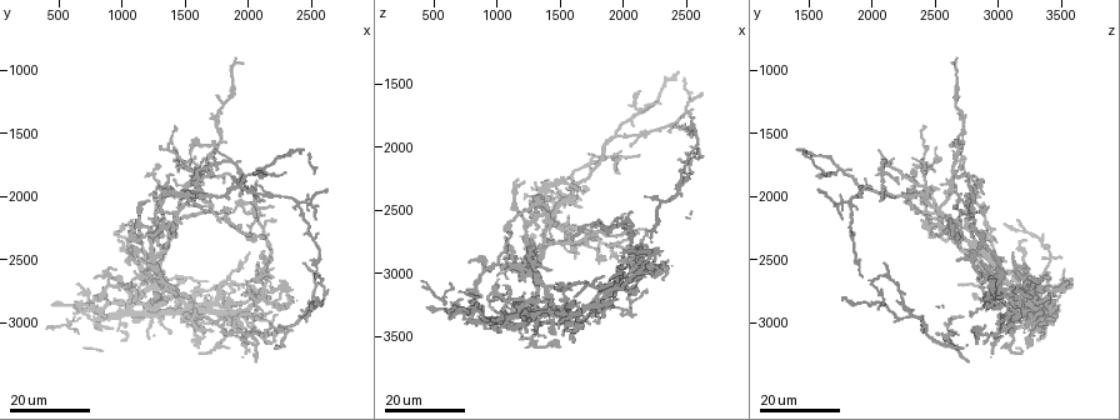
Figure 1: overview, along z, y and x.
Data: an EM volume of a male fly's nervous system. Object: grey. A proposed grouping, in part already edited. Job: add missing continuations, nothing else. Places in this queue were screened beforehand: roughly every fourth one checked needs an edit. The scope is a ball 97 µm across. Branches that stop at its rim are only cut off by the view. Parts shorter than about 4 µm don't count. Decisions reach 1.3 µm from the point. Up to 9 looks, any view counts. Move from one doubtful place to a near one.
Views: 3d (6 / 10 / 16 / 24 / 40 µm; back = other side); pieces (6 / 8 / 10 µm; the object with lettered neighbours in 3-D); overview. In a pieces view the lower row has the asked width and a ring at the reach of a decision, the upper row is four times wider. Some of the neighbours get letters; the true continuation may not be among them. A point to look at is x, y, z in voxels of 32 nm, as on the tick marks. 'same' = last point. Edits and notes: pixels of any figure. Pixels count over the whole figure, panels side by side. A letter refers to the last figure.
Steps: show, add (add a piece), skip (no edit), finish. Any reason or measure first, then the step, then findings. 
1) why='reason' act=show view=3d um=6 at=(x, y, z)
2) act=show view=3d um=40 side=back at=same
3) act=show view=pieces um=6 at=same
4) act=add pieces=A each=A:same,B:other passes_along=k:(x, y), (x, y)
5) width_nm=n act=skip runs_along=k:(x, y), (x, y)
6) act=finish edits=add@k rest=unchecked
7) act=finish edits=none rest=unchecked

why='branch stops here' act=show view=3d um=24 at=(2060, 2640, 2860)

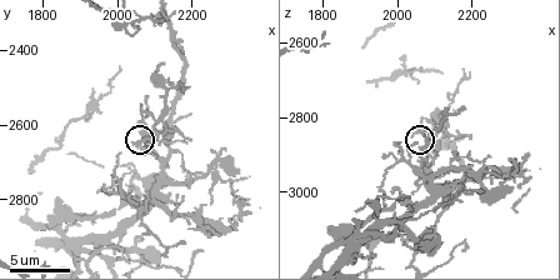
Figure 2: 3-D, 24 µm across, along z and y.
why='see the neighbours' act=show view=pieces um=10 at=(2040, 2650, 2850)

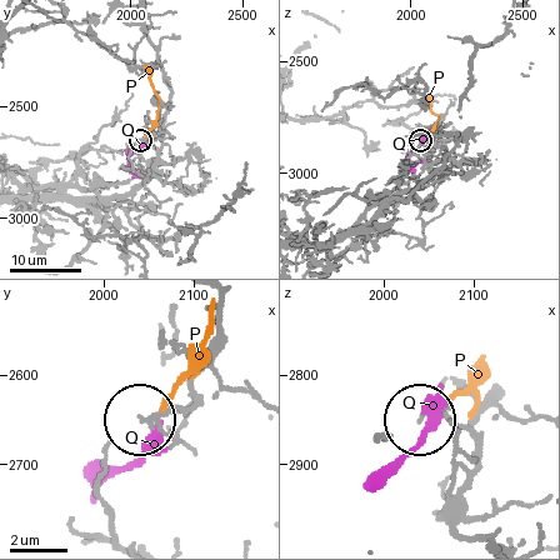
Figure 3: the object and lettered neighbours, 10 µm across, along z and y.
act=skip each=P:other,Q:other found='none of them fits'

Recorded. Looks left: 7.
why='branch stops here' act=show view=3d um=24 at=(1420, 2320, 2720)

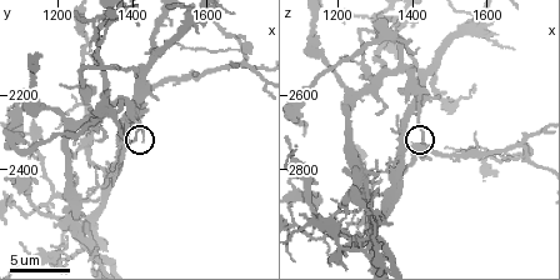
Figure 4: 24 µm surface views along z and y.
why='see the neighbours' act=show view=pieces um=8 at=(1420, 2320, 2720)

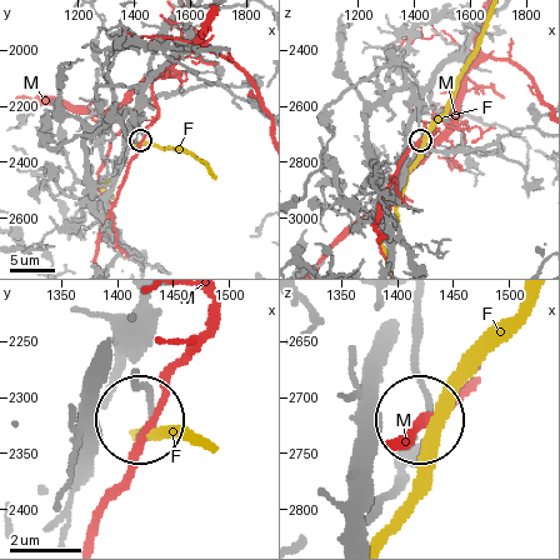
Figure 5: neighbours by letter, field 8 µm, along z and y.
act=skip each=F:other,M:other found='none of them fits'

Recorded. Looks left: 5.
why='free end' act=show view=3d um=24 at=(1080, 2440, 2700)

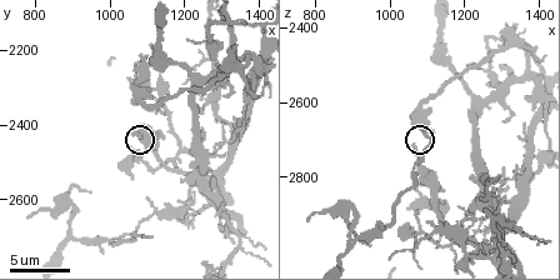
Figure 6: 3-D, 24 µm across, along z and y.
act=show view=3d um=6 at=(1060, 2430, 2710)

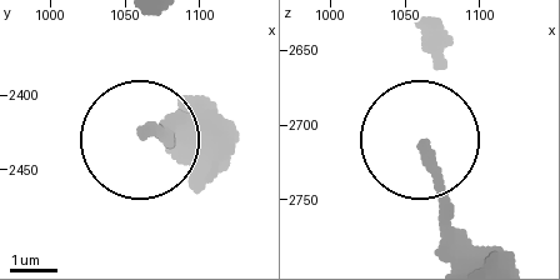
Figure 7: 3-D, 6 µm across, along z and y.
act=show view=pieces um=8 at=(1062, 2426, 2714)

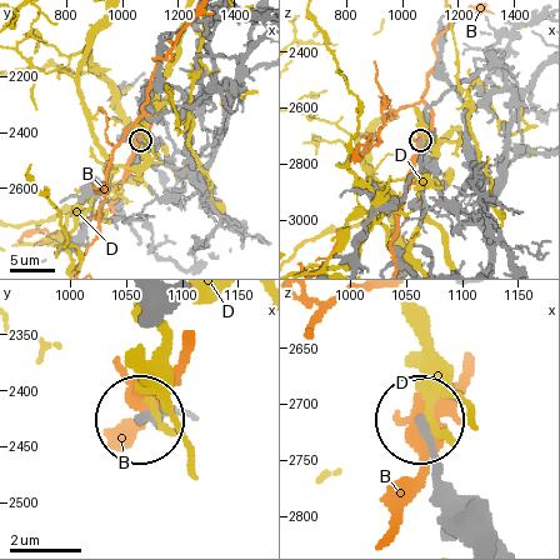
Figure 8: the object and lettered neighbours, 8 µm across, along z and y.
act=skip each=B:other,D:other found='none of them fits'

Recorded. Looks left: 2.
act=show view=3d um=16 at=(2020, 2300, 2540)

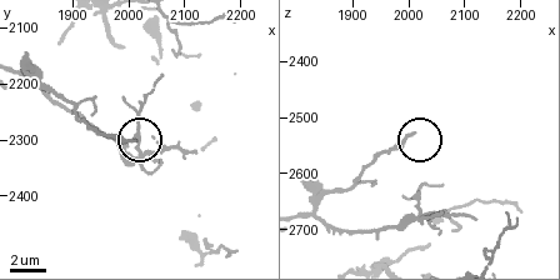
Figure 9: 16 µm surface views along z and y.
act=show view=pieces um=6 at=(2010, 2300, 2535)

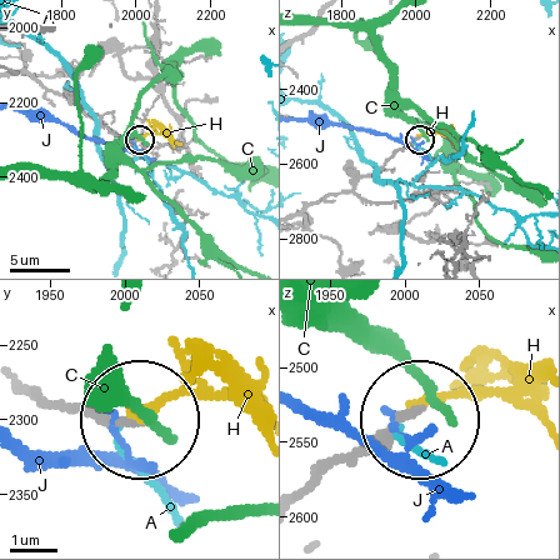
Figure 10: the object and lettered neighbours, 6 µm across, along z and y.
act=skip each=A:other,C:other,H:other,J:other runs_along=10:(309, 486), (413, 415) found='no lettered piece goes on from it'

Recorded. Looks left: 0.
act=finish edits=none rest=unchecked

